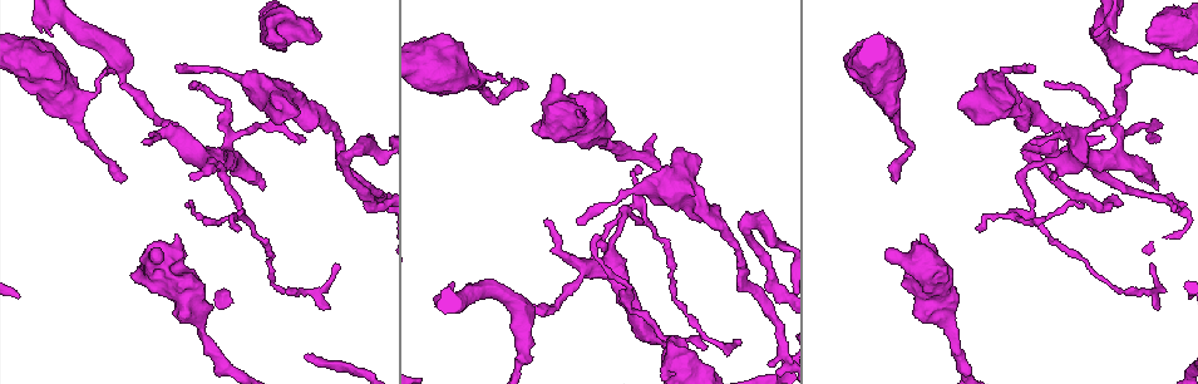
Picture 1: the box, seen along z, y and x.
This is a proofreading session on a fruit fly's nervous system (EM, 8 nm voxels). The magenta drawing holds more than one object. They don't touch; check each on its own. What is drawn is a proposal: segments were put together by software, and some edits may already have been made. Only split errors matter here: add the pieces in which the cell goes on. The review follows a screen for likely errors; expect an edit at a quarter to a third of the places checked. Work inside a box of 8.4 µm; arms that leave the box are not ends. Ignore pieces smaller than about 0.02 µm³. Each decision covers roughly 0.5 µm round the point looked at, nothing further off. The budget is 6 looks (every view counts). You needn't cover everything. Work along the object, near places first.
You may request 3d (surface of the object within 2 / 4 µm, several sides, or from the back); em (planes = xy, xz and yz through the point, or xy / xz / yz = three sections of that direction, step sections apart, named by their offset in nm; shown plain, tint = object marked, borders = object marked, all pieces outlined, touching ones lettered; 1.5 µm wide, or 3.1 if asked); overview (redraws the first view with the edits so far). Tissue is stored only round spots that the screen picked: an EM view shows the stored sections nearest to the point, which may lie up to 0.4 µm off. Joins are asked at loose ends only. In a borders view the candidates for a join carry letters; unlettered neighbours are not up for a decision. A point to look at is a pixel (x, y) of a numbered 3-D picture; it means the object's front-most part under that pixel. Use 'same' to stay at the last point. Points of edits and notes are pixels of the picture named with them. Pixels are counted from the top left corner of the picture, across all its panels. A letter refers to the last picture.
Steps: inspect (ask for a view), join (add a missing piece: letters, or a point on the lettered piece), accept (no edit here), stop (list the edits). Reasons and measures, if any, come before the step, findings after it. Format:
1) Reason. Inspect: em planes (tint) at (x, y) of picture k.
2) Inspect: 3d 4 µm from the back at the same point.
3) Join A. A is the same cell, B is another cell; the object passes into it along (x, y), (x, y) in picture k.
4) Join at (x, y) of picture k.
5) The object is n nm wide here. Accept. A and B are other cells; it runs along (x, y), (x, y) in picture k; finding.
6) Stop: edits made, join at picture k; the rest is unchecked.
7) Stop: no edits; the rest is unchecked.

Thin end. Inspect: 3d 2 µm at (894, 180) of picture 1.

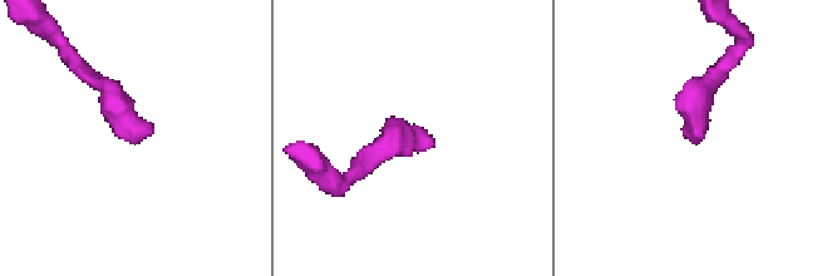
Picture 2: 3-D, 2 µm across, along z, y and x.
Now the EM. Inspect: em planes (borders) at (691, 133) of picture 2.

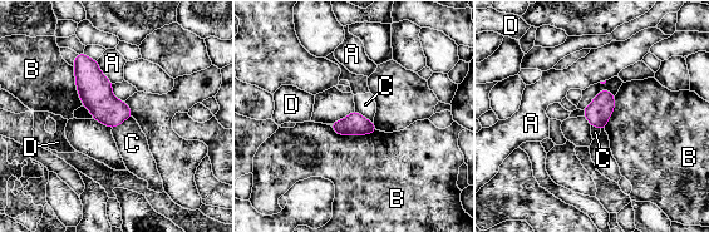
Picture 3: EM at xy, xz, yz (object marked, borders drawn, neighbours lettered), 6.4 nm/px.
The object is 140 nm wide here. Accept. A, B, C and D are other cells; a border runs along (132, 116), (112, 129) in picture 3; none of them fits.

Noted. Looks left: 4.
Thick end. Inspect: em xz step 4 (tint) at (132, 275) of picture 1.

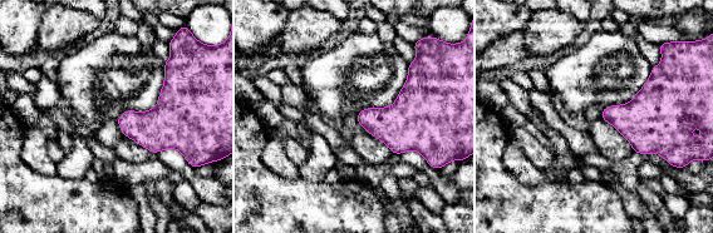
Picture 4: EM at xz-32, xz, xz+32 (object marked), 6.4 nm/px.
Cut it another way. Inspect: em planes (borders) at the same point.

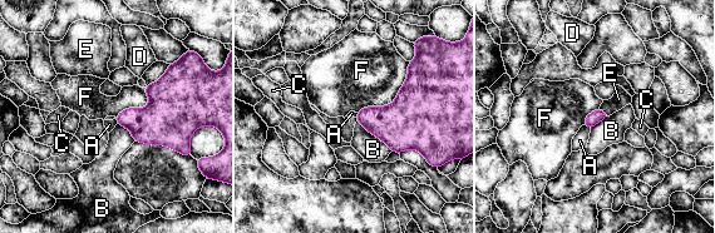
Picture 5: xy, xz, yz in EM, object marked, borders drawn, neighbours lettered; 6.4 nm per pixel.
The longest contact is with F, 480 nm. Accept. A, B, C, D, E and F are other cells; a border runs along (409, 62), (391, 103), (356, 112) in picture 5; no lettered piece goes on from it.

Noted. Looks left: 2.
Stop: no edits; the rest is unchecked.

